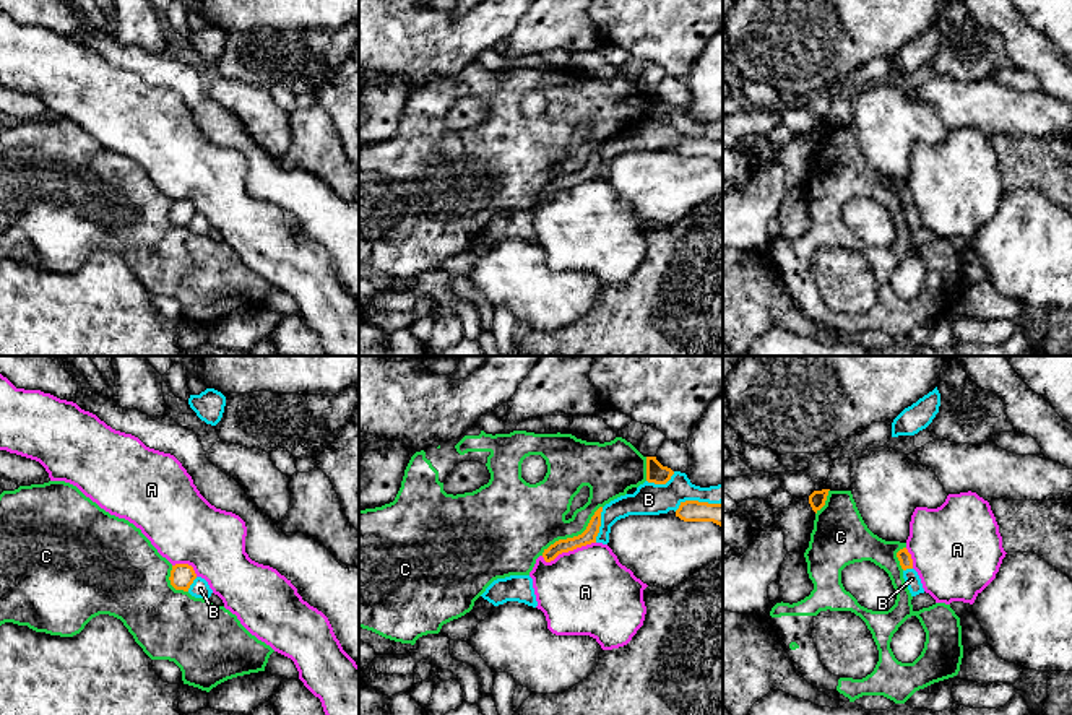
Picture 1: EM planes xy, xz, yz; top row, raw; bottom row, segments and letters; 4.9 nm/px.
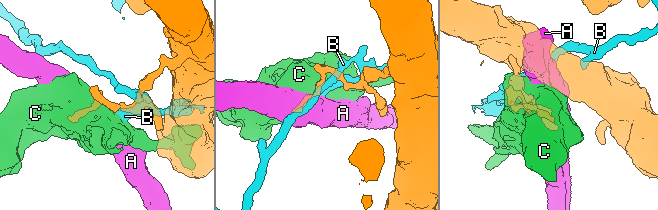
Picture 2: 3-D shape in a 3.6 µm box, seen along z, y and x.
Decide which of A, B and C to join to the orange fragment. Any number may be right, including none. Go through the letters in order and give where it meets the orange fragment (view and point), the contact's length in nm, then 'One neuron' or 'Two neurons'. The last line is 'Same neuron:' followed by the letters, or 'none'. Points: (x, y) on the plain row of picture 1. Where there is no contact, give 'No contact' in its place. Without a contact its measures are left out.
A: Touches orange at xz (567, 187). Shared border 280 nm. Two neurons
B: Touches orange at xz (697, 137). Shared border 240 nm. Two neurons
C: Touches orange at xz (574, 173). Shared border 380 nm. Two neurons
Same neuron: none

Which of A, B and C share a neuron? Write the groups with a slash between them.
A / B / C

